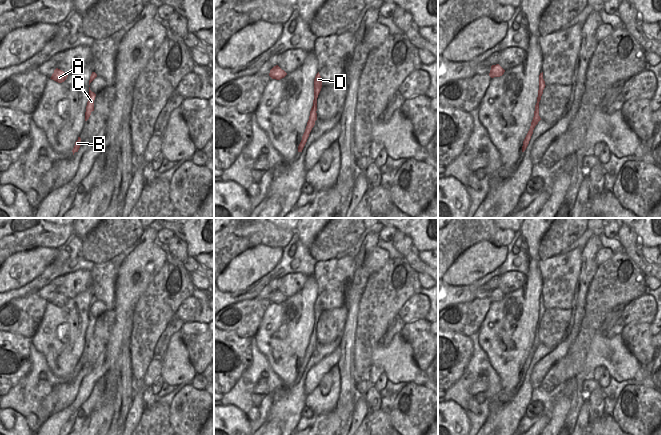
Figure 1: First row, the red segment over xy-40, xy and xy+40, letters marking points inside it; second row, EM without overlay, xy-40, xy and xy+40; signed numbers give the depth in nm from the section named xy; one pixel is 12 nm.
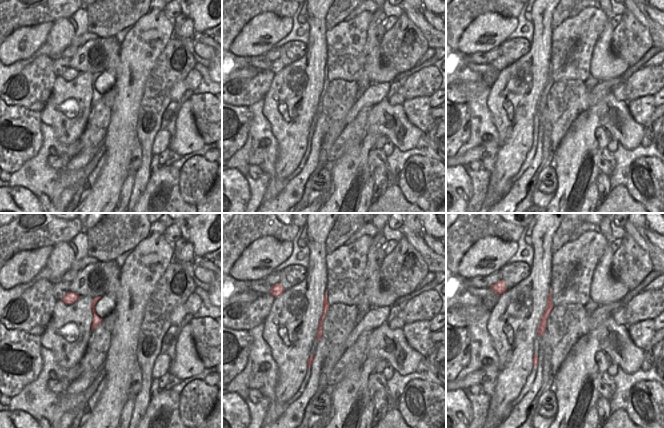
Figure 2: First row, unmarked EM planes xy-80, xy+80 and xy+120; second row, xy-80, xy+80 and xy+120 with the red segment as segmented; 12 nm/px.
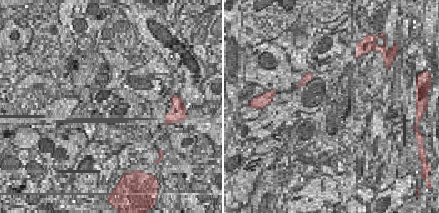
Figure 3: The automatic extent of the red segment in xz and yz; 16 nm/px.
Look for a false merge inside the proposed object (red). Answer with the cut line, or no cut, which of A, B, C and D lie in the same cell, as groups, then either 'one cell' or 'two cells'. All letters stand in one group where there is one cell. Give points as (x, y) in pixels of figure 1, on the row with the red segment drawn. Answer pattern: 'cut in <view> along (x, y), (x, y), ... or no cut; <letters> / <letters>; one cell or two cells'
cut in xy along (315, 110), (310, 115); A C D / B; two cells

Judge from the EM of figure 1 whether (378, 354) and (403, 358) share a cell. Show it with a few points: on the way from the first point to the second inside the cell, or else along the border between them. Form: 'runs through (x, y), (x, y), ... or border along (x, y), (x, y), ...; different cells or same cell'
runs through (384, 356), (397, 358); same cell

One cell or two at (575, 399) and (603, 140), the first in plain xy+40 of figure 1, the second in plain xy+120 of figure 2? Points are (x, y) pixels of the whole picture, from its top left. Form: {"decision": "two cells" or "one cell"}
{"decision": "two cells"}

